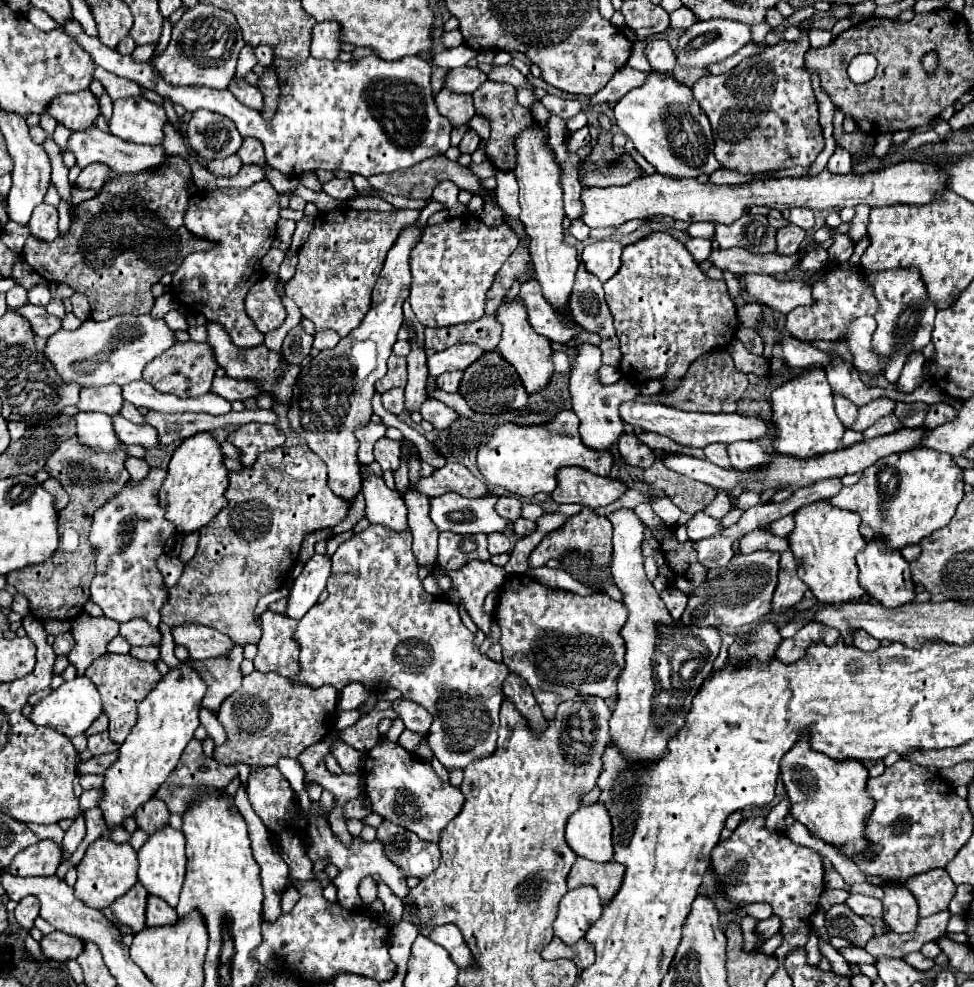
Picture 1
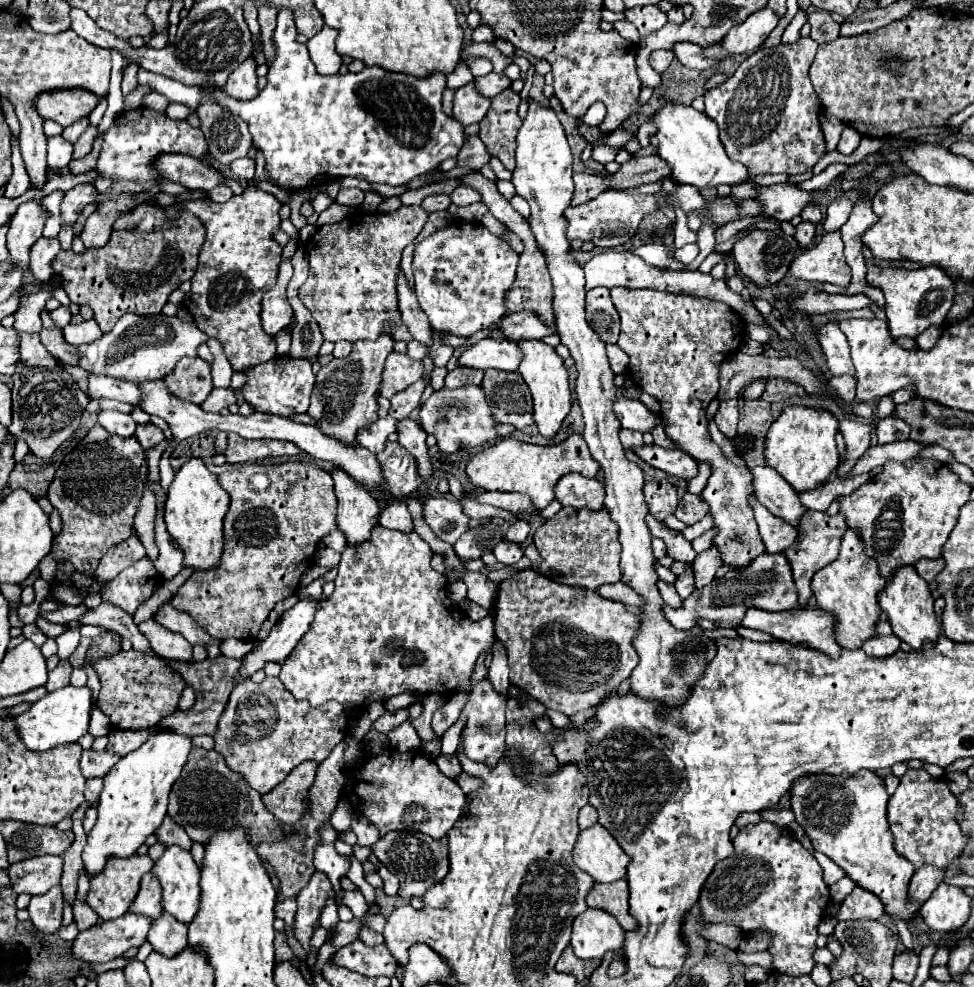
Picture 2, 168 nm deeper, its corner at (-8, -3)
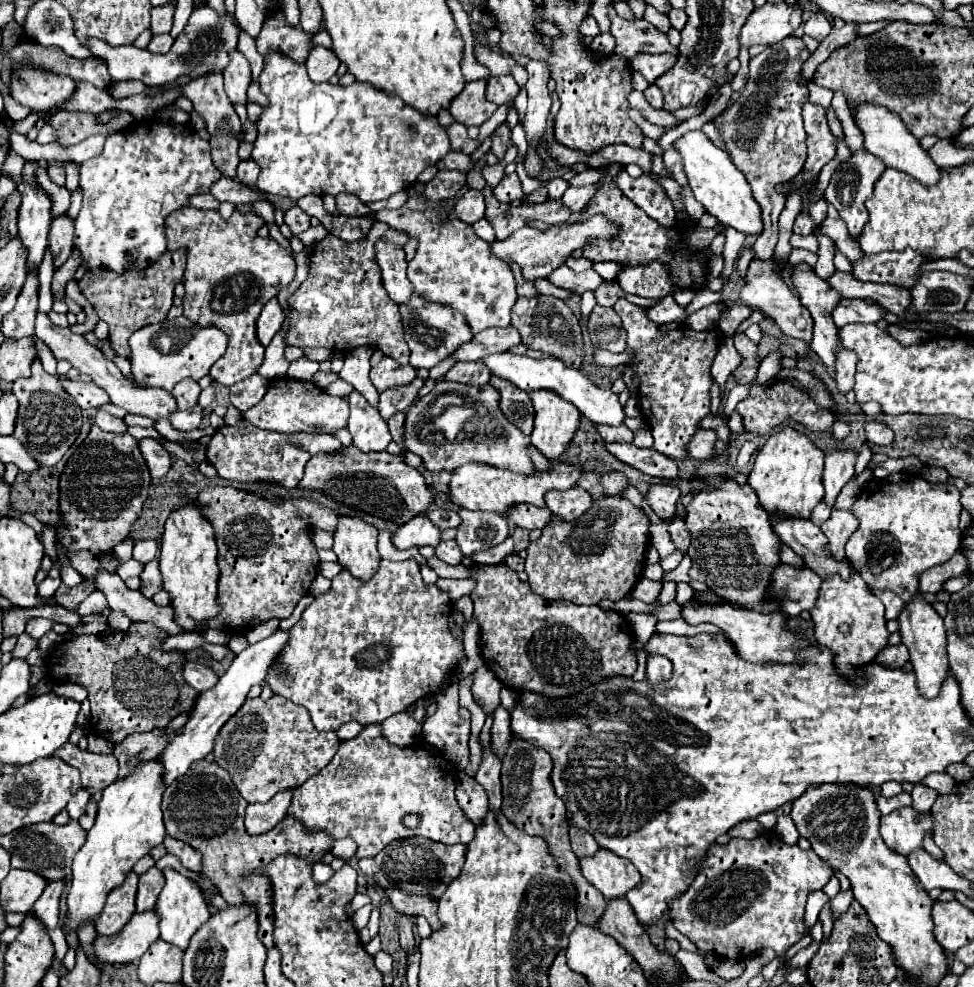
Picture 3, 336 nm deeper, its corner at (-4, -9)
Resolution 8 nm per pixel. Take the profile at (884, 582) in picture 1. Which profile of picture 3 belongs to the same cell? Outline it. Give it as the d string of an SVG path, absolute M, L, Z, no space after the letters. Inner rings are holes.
M920 594L908 602L898 616L898 626L902 634L902 644L910 650L910 662L914 666L916 674L916 686L920 690L920 696L924 698L936 698L940 692L940 686L944 678L948 676L948 656L946 656L946 630L942 618L936 614L936 610L920 598Z

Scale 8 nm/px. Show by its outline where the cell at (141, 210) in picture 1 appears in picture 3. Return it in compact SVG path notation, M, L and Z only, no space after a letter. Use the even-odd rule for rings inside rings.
M176 250L176 252L164 252L158 260L158 264L148 266L146 270L130 270L126 274L114 274L110 270L104 270L102 274L84 274L84 278L78 282L80 292L86 296L86 300L92 304L100 320L108 322L110 326L110 336L108 342L116 350L118 356L128 358L128 338L148 326L148 324L158 324L166 318L168 310L172 308L172 298L174 298L174 286L182 282L184 278L184 268L186 268L186 252Z

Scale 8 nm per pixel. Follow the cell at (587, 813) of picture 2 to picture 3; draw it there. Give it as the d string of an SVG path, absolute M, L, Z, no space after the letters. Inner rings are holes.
M570 826L570 842L572 842L574 854L580 856L580 858L590 856L590 854L596 854L594 850L600 848L600 846L596 844L596 840L592 838L592 834L588 834L586 830L576 828L576 826Z

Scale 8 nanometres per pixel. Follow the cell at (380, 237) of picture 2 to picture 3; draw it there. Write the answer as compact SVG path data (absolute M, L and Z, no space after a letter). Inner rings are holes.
M374 222L370 234L362 242L344 242L332 234L320 240L312 252L310 274L306 282L288 298L290 322L286 346L298 348L330 348L332 352L350 352L358 346L376 346L400 364L408 364L410 350L400 322L398 304L390 300L382 286L382 274L374 256L374 242L386 238L404 246L408 236L390 230L382 222Z

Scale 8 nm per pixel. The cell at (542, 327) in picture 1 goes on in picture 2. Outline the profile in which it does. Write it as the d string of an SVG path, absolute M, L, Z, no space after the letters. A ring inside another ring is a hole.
M512 312L502 320L502 332L508 340L542 340L544 336L550 336L556 332L556 328L544 326L544 320L540 320L534 312Z

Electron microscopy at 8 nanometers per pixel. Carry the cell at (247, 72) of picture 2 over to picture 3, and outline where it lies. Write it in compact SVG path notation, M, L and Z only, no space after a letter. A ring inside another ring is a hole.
M236 48L232 50L232 58L228 66L222 70L226 94L232 104L246 104L246 90L250 86L250 62Z

